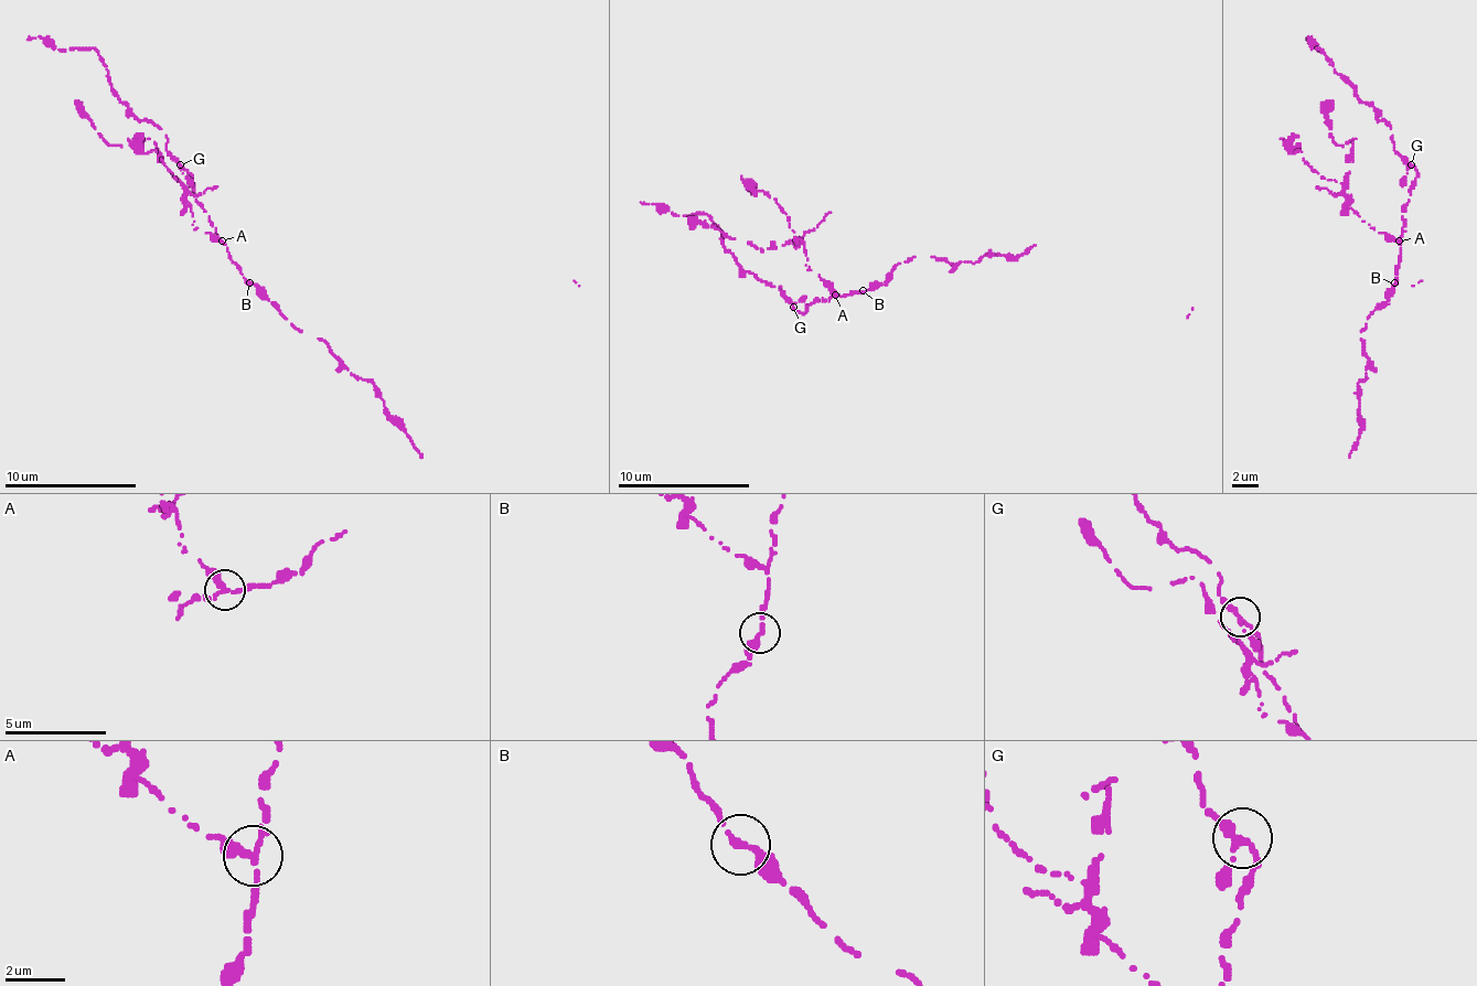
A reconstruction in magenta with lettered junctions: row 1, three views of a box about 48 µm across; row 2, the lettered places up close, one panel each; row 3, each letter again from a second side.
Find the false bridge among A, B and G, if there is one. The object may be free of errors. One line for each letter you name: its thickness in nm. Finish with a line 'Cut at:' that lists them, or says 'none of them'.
A: Thickness 220 nm
Cut at: A

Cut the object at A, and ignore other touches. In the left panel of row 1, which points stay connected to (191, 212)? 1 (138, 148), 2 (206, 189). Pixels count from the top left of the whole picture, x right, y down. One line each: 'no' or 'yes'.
1: yes
2: yes

